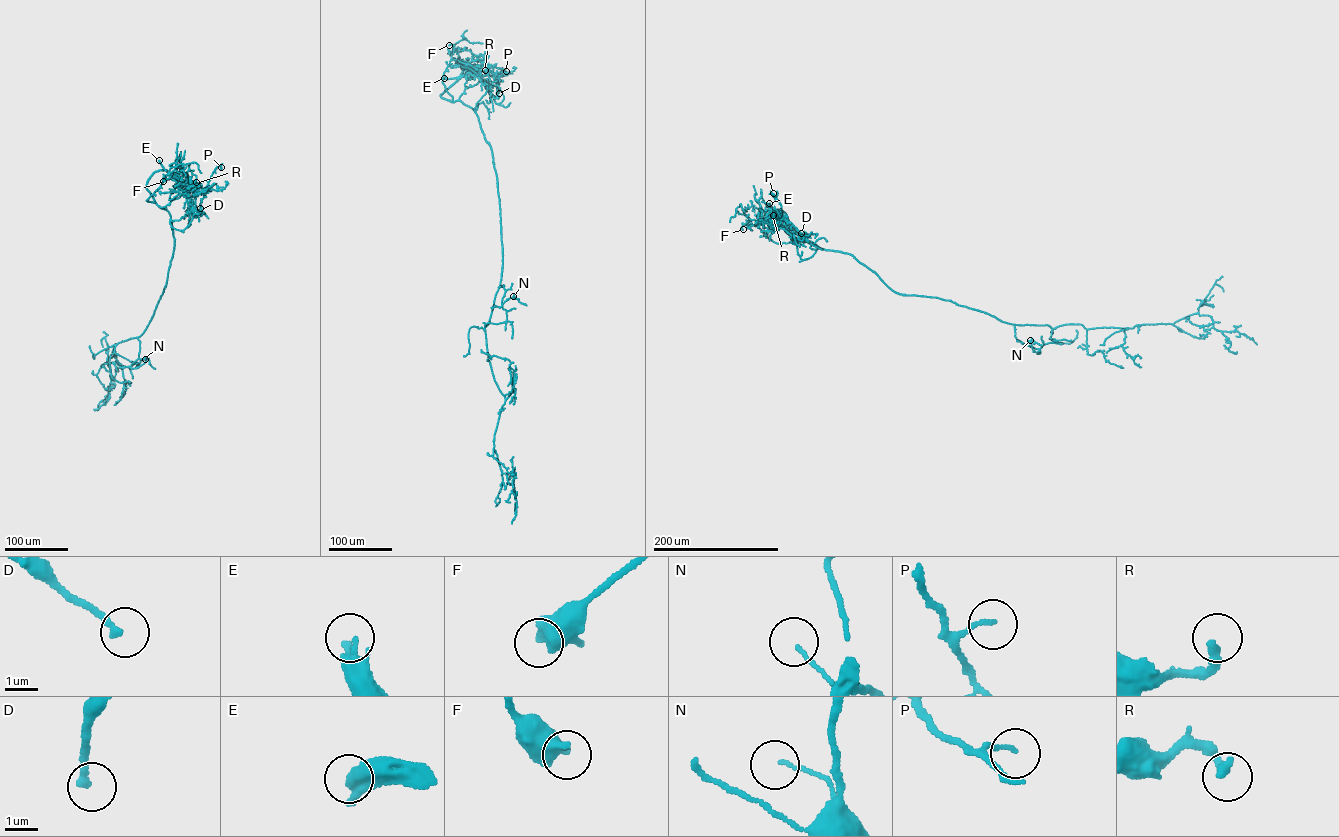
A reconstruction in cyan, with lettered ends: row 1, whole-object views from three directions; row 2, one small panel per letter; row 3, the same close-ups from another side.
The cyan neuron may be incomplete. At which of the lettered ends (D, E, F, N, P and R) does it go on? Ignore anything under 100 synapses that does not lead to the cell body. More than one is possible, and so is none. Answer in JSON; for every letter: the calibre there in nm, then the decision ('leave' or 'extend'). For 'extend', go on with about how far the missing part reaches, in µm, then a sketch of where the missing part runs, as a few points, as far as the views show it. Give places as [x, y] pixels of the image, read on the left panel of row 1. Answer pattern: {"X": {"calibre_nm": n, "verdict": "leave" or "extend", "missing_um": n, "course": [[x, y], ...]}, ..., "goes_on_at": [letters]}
{"D": {"calibre_nm": 220, "verdict": "leave"}, "E": {"calibre_nm": 240, "verdict": "extend", "missing_um": 180}, "F": {"calibre_nm": 500, "verdict": "leave"}, "N": {"calibre_nm": 90, "verdict": "leave"}, "P": {"calibre_nm": 110, "verdict": "leave"}, "R": {"calibre_nm": 320, "verdict": "leave"}, "goes_on_at": ["E"]}

